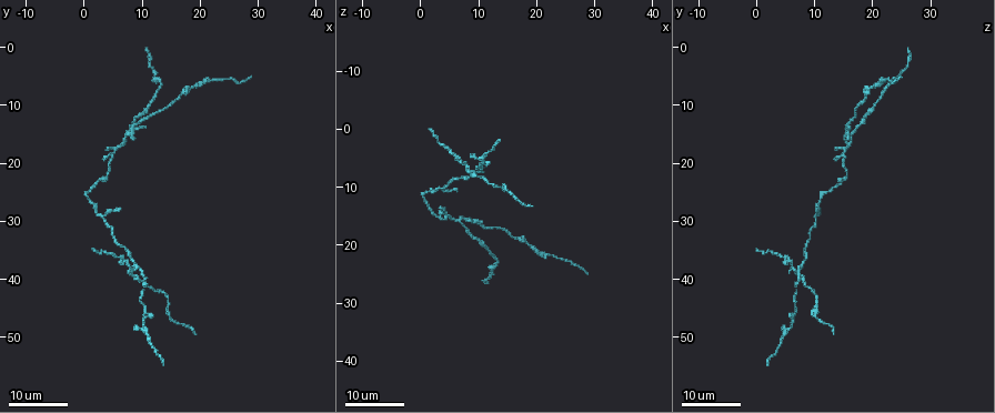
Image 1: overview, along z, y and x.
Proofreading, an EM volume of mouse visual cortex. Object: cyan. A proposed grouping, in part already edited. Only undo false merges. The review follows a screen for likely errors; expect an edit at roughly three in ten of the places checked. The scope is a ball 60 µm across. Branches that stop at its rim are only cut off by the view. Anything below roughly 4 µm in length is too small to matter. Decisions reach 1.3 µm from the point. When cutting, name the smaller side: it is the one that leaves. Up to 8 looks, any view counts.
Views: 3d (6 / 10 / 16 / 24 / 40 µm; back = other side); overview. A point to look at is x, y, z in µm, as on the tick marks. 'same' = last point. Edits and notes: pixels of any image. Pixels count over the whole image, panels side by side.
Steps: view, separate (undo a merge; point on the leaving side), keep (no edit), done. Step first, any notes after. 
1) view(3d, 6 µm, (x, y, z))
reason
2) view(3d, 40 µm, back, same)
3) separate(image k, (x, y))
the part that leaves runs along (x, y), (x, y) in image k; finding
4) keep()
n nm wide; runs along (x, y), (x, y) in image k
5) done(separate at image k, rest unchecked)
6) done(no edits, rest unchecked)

view(3d, 16 µm, (3.5, 22.5, 15.5))
arms run side by side

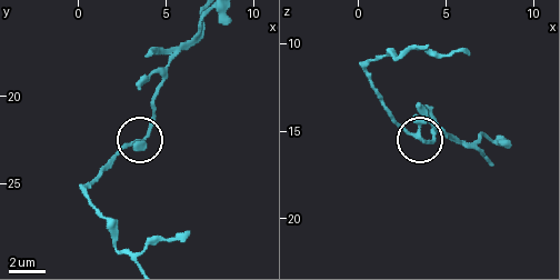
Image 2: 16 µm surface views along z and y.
view(3d, 6 µm, (3.9, 22.2, 15.7))

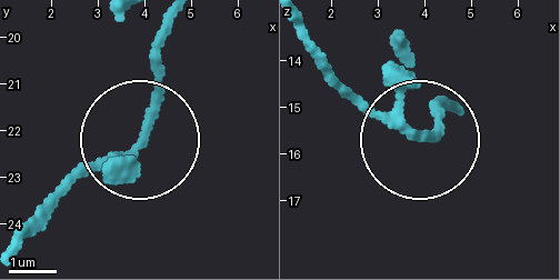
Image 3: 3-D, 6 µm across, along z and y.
keep()
3 arms; all the same cell

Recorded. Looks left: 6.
view(3d, 16 µm, (6.5, 34.5, 8.5))
calibre changes

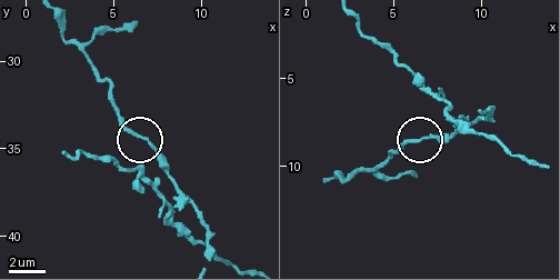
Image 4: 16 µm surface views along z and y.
view(3d, 10 µm, (7.0, 34.8, 8.4))
zoom in

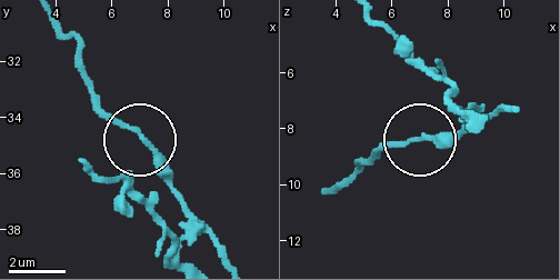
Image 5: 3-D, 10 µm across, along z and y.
keep()
runs along (322, 191), (384, 150), (454, 141) in image 5; all the same cell

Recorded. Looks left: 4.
view(3d, 24 µm, (1.0, 24.5, 12.0))
a narrow waist

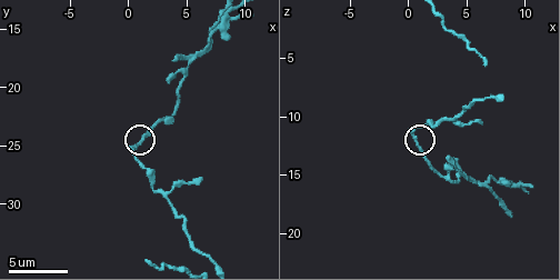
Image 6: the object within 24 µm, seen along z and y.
view(3d, 6 µm, (1.0, 24.8, 12.4))

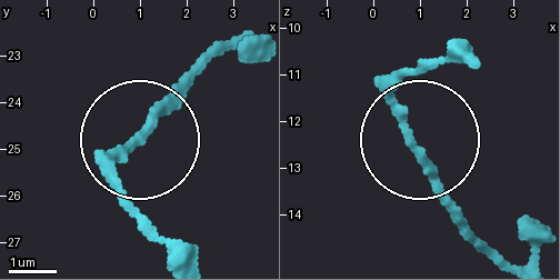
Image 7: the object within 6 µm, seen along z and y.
keep()
runs along (167, 103), (119, 159), (122, 202) in image 7; one cell here

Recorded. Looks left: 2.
view(3d, 16 µm, (6.8, 16.4, 16.0))
a fork

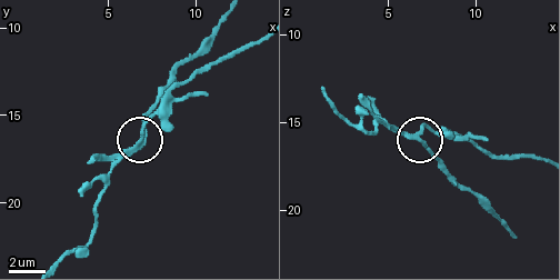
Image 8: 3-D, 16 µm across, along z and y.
view(3d, 16 µm, back, (6.8, 16.7, 15.9))

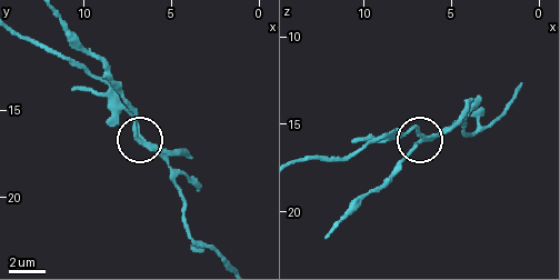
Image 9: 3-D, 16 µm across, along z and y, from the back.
separate(image 9, (177, 156))
200 nm wide; two cells meet here

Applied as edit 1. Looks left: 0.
done(separate at image 9, rest unchecked)

